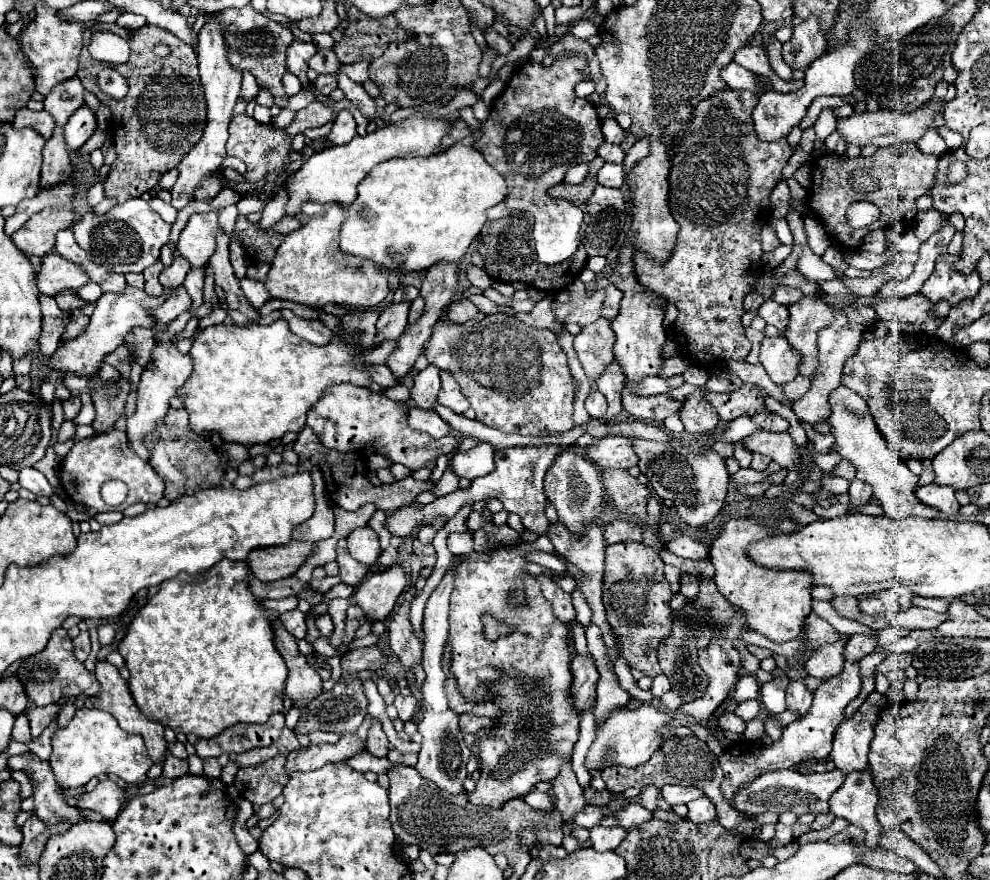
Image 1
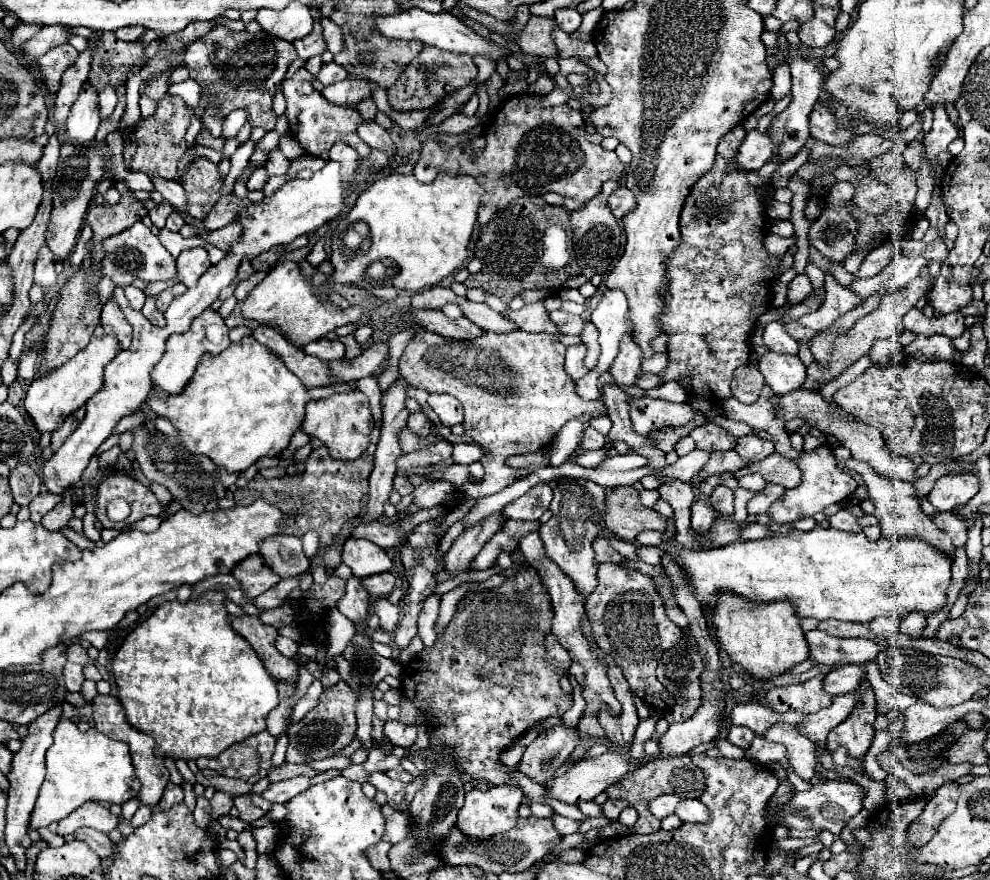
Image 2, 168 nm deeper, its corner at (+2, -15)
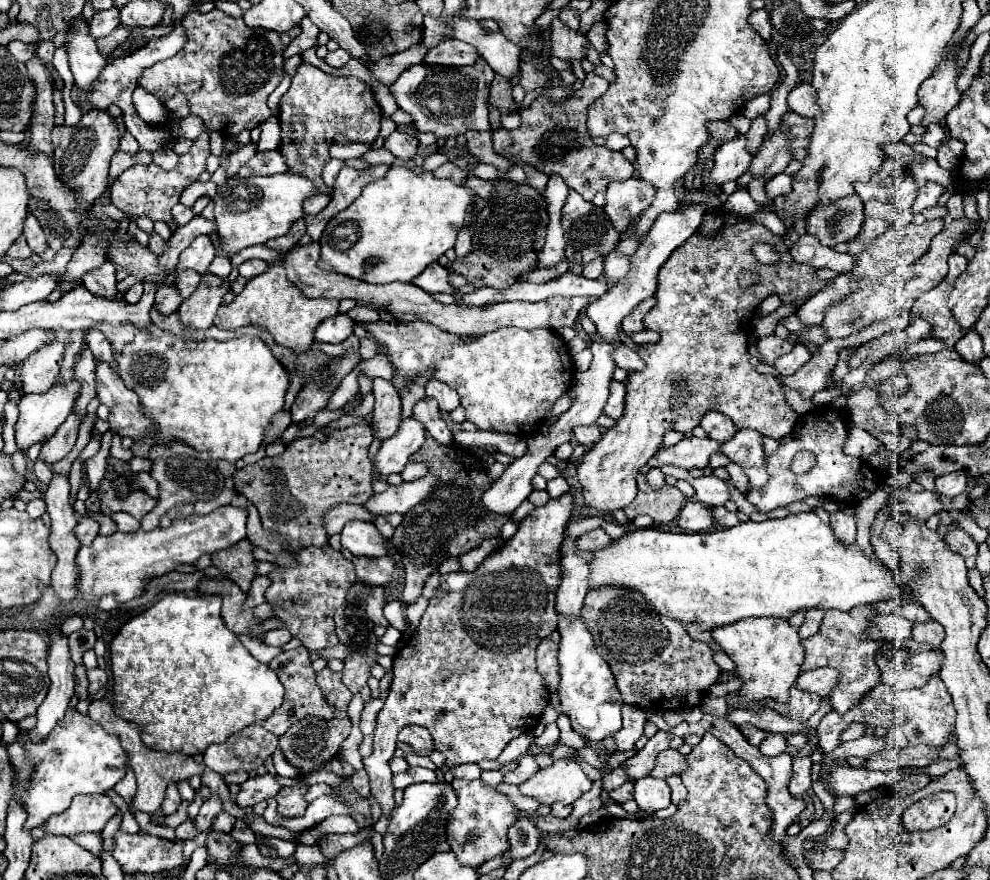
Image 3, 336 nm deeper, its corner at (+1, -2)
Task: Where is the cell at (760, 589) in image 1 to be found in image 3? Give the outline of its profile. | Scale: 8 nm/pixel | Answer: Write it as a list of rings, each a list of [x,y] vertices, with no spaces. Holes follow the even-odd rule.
[[[745,618],[731,626],[715,628],[711,636],[735,662],[735,676],[743,682],[739,696],[745,704],[761,702],[767,698],[781,704],[789,702],[789,688],[801,674],[805,654],[797,628],[789,626],[789,622],[781,618]]]

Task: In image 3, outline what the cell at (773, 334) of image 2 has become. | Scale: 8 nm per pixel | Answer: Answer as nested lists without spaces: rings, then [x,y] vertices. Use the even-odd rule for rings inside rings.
[[[767,336],[767,338],[761,338],[761,340],[757,342],[757,350],[759,350],[761,362],[763,362],[763,364],[769,364],[769,366],[773,366],[773,362],[775,362],[779,356],[787,354],[791,348],[793,348],[793,344],[789,344],[787,340],[781,340],[781,338],[777,338],[777,336]]]

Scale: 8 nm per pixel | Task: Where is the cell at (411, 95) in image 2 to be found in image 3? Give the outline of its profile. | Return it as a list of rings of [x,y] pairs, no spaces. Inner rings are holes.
[[[445,40],[431,48],[425,56],[425,64],[441,64],[441,66],[469,66],[479,58],[477,50],[461,40]]]

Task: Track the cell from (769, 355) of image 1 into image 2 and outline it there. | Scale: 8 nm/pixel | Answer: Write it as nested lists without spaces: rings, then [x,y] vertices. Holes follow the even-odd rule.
[[[766,351],[758,359],[758,371],[776,395],[786,395],[788,391],[800,389],[806,381],[806,367],[798,355],[780,355]]]

